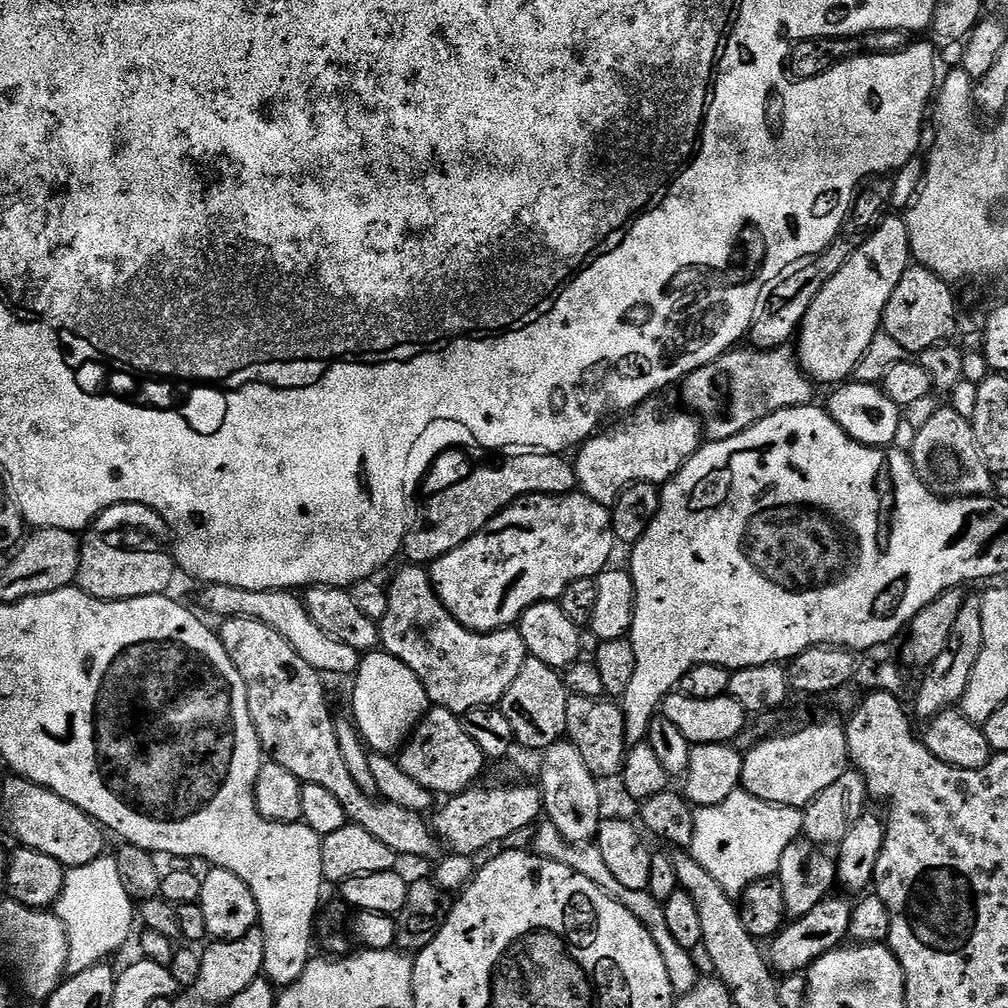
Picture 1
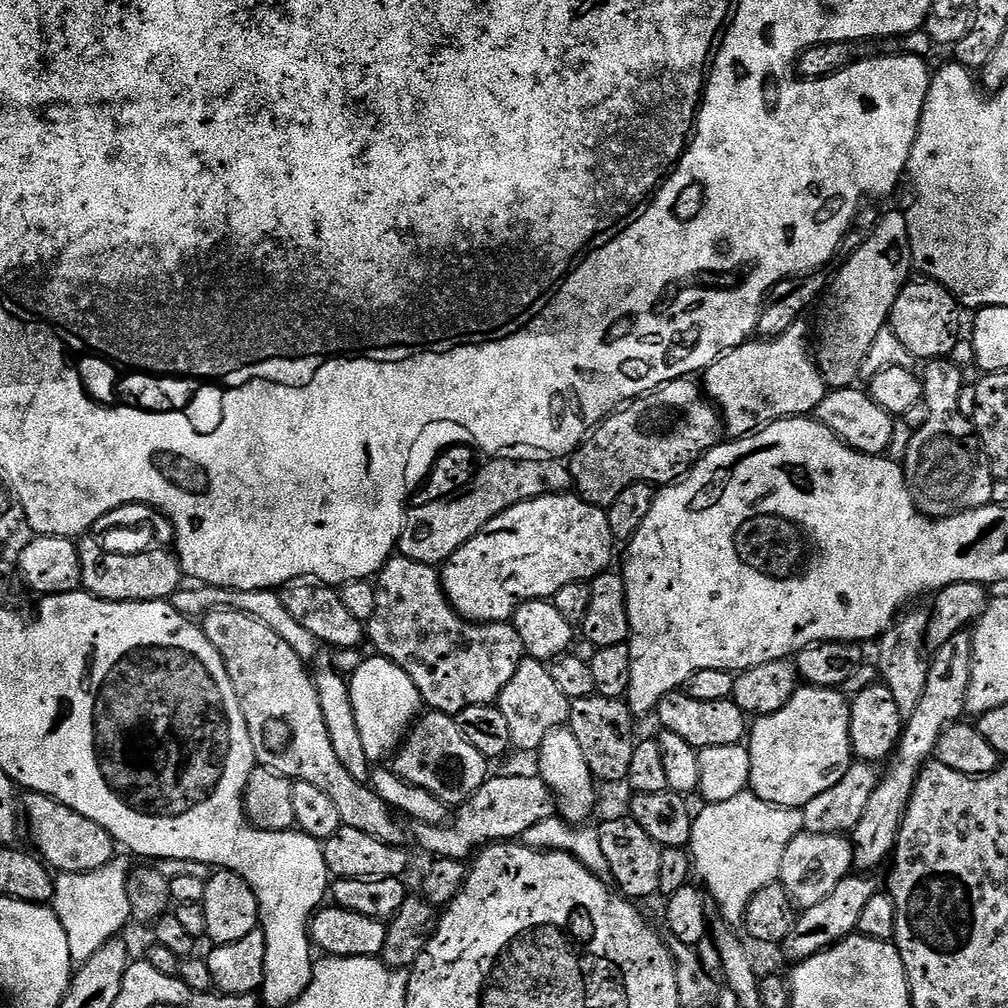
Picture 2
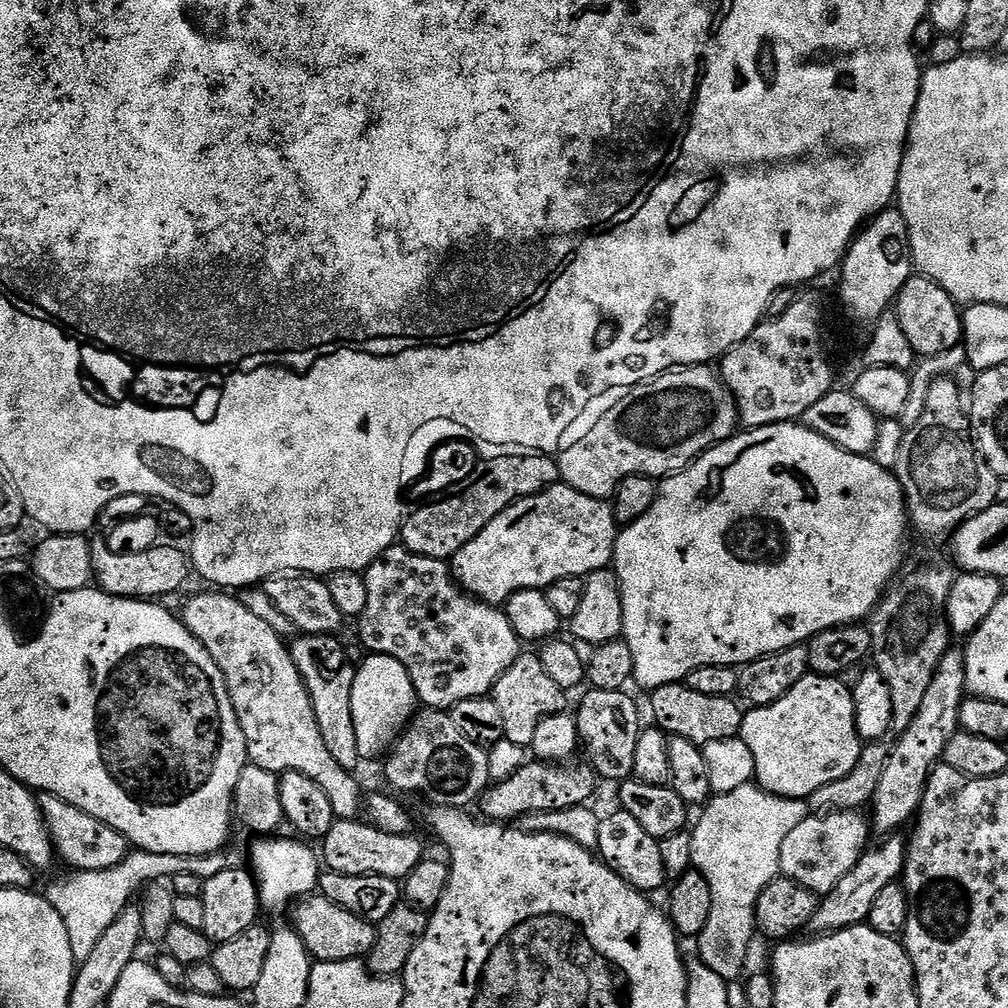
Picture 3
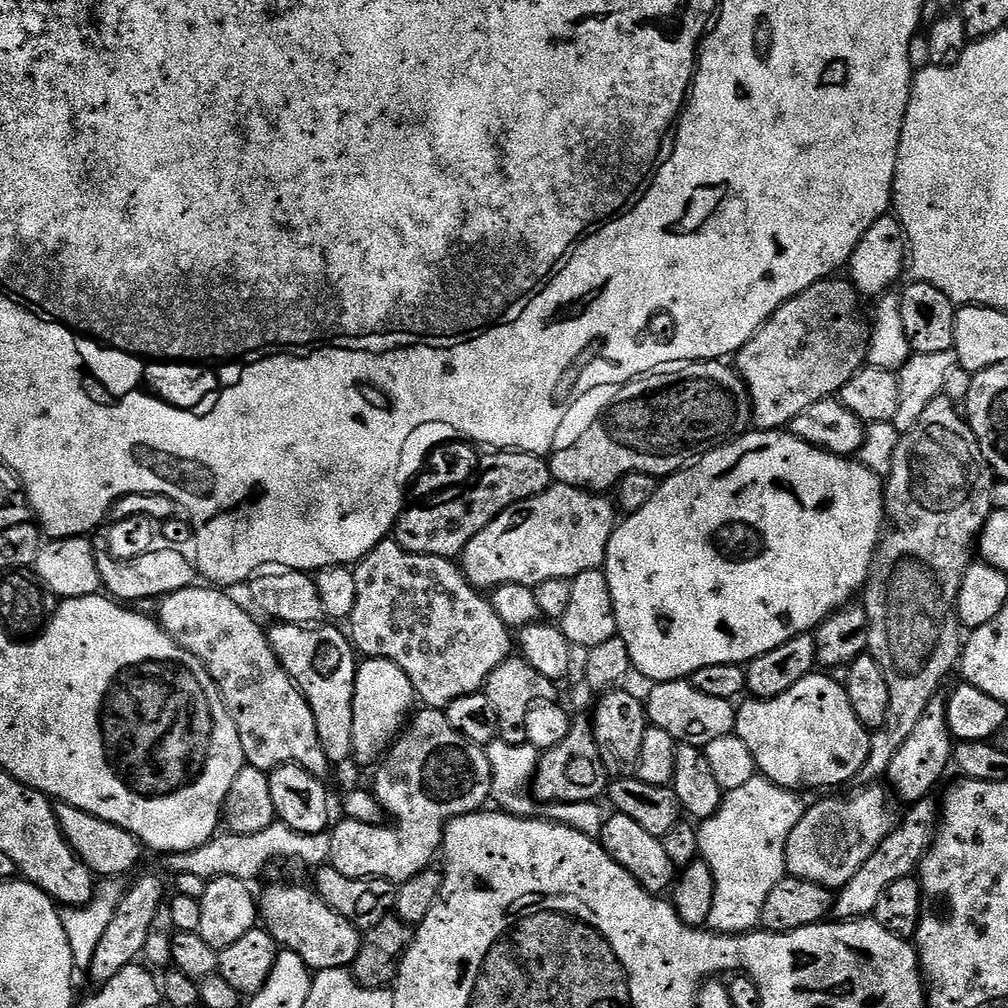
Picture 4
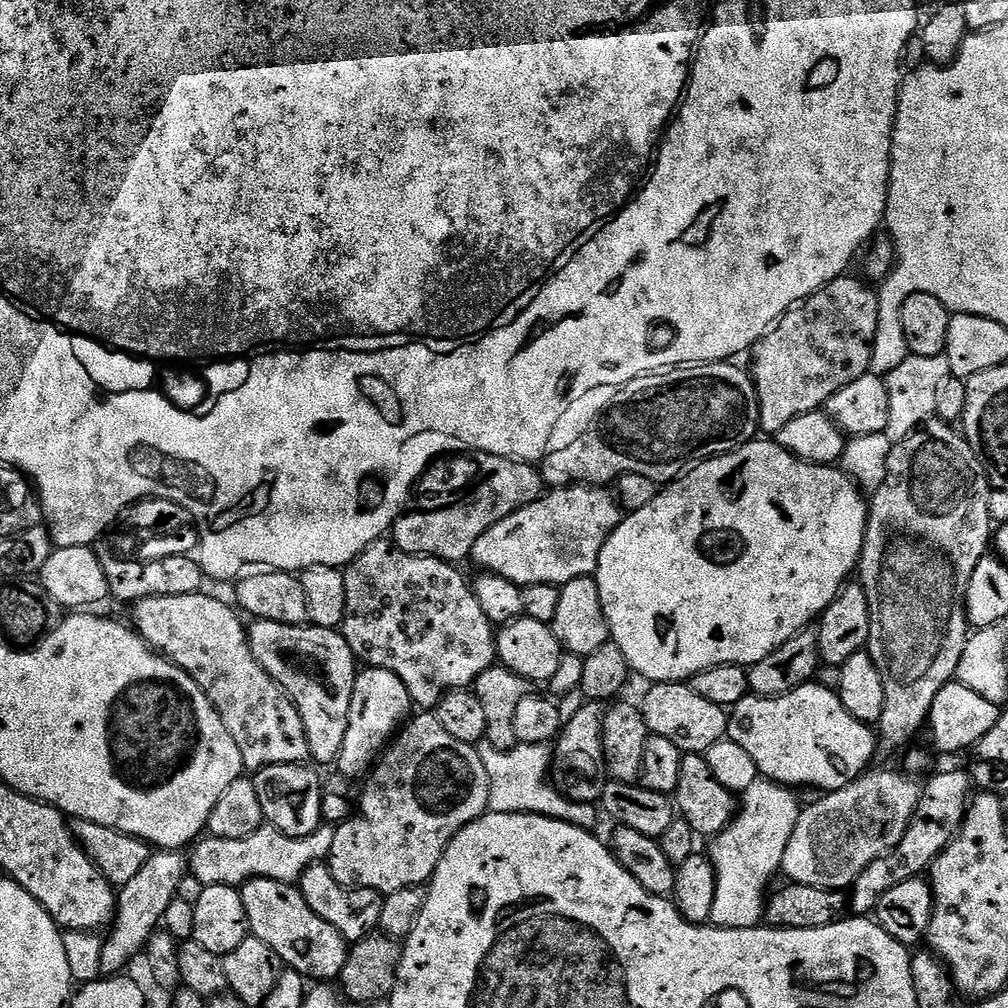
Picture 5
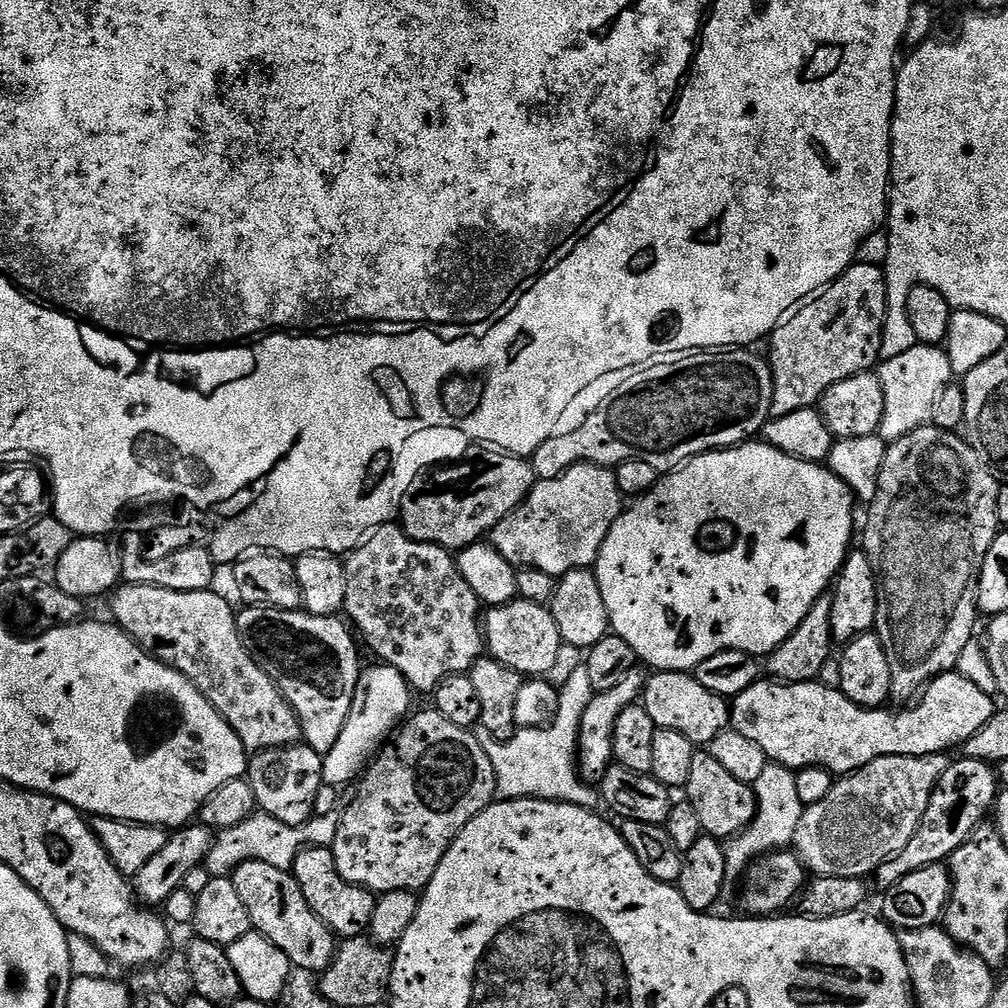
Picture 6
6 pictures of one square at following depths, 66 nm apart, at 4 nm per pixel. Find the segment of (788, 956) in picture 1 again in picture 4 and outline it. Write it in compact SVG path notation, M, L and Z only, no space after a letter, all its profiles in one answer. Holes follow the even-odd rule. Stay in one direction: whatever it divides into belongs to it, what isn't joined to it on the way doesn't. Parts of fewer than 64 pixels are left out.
M929 798L911 805L908 813L902 816L902 823L893 828L873 856L866 858L862 870L858 870L858 874L854 874L854 878L850 878L850 882L846 882L846 886L835 893L834 916L837 921L871 917L878 906L878 898L882 898L882 890L887 890L893 882L912 876L919 869L920 859L932 845L934 825L938 820L938 804L934 801Z

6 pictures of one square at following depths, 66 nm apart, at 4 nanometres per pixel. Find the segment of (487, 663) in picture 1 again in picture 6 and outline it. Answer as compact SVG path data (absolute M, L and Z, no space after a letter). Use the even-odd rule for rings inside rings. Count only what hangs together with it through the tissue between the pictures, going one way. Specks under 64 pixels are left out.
M389 522L379 525L375 532L364 537L358 547L347 553L344 573L344 612L351 627L363 643L364 640L368 643L369 650L377 656L375 659L397 668L417 693L435 693L448 676L471 673L477 660L485 655L482 605L474 590L470 590L470 582L462 578L449 549L412 540L404 534L399 523Z

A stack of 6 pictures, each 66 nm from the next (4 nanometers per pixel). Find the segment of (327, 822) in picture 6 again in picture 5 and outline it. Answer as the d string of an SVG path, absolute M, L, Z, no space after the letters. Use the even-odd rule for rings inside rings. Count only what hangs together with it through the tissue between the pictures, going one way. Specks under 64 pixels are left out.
M266 822L254 834L239 839L211 835L194 846L197 847L190 854L190 872L204 887L216 884L240 886L257 876L295 883L301 879L309 865L323 861L331 855L335 834L336 828L333 825L322 824L310 835L290 836Z

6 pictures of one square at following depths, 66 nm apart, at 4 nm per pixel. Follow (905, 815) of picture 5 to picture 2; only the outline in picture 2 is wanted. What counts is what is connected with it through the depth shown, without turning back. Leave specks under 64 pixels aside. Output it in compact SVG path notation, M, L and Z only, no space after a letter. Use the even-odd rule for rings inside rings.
M803 831L794 838L794 842L790 842L790 846L786 846L786 854L782 854L782 870L778 883L788 891L793 904L805 909L818 906L818 902L822 902L822 898L826 898L826 894L830 894L830 890L834 890L834 886L838 886L838 882L845 880L852 871L852 846L847 835Z

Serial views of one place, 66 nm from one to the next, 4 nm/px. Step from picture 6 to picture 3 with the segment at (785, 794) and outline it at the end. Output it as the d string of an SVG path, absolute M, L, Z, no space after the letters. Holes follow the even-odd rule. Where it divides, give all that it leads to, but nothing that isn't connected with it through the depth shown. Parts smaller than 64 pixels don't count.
M753 782L746 786L738 786L738 790L721 792L713 795L708 803L703 805L700 821L691 829L692 837L692 866L701 872L710 886L710 918L706 922L703 932L698 937L700 943L699 959L714 970L727 982L733 982L743 977L744 951L752 939L757 939L756 931L756 903L758 894L766 890L771 880L780 876L780 855L782 842L786 842L786 834L798 826L810 814L810 809L803 800L791 800L765 792L759 784Z

